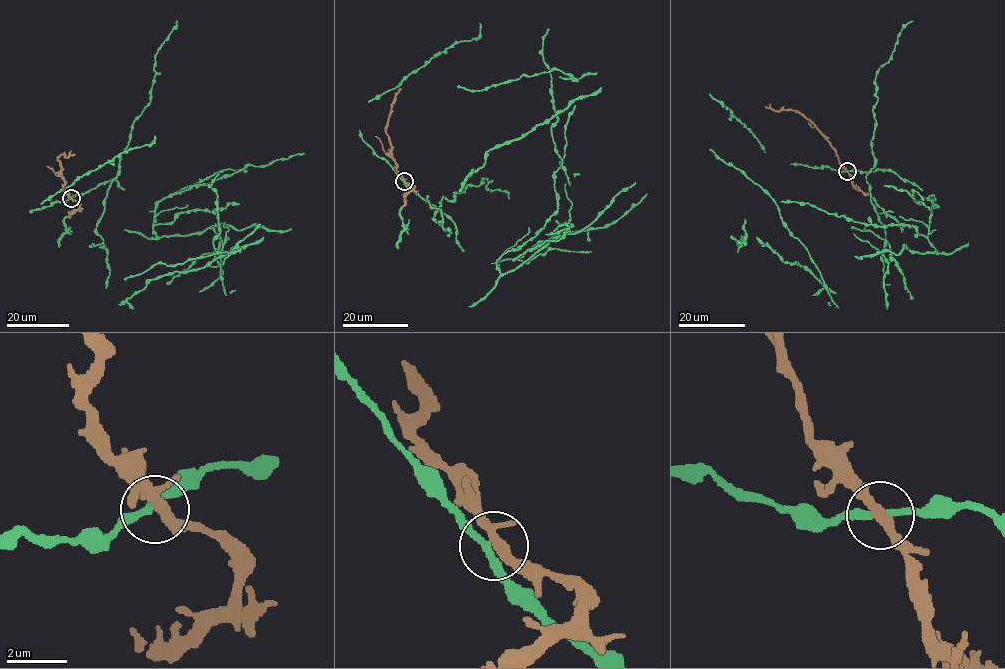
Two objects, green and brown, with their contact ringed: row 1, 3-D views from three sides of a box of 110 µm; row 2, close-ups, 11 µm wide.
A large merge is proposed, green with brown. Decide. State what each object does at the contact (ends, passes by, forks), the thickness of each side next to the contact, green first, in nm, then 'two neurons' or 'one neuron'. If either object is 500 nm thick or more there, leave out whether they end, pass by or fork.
green passes by; brown forks there; 220 nm thick on the green side, 280 nm on the other; one neuron

